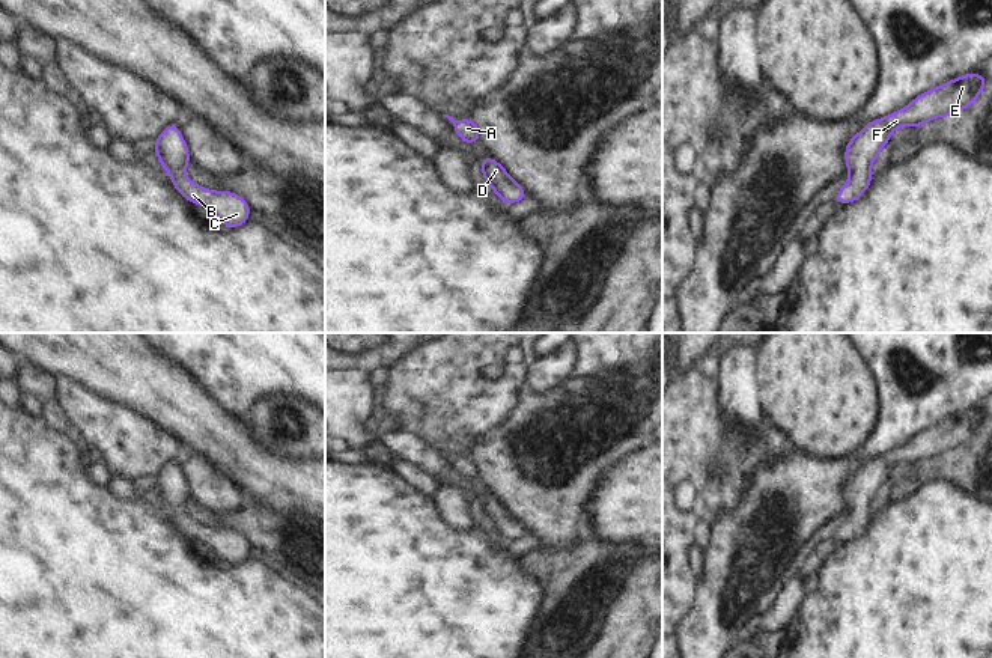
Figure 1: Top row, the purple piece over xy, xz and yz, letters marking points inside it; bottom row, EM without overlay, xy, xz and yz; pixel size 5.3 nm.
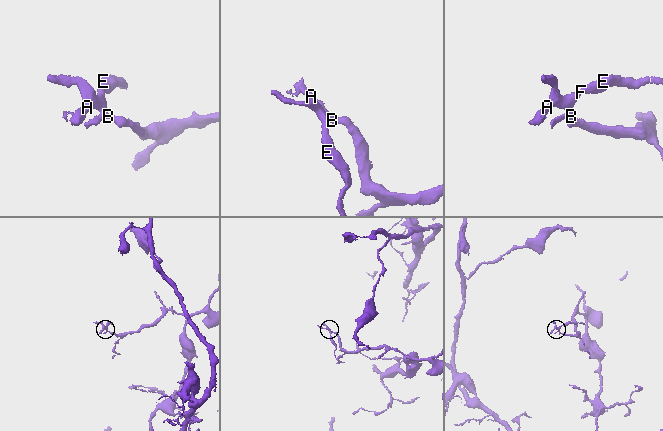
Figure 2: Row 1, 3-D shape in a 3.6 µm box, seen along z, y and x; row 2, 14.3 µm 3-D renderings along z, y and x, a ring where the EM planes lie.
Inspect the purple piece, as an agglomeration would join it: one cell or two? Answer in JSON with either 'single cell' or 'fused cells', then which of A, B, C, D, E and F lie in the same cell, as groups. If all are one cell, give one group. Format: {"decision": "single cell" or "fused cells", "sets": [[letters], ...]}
{"decision": "single cell", "sets": [["A", "B", "C", "D", "E", "F"]]}

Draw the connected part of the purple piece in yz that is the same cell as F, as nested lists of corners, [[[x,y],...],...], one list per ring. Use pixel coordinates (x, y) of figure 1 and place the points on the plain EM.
[[[983,411],[963,413],[927,428],[903,447],[876,459],[866,459],[866,467],[855,471],[846,485],[844,494],[851,515],[837,530],[834,539],[840,542],[855,539],[870,524],[869,504],[897,464],[918,464],[927,461],[930,455],[948,453],[965,446],[977,437],[986,419],[987,416]]]

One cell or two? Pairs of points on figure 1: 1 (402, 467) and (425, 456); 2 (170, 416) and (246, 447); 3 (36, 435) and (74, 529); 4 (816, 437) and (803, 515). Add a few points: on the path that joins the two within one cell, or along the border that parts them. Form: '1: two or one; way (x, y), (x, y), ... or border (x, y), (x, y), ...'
1: two; border (404, 458), (437, 481)
2: one; way (188, 416), (193, 416), (228, 443)
3: one; way (36, 458), (36, 491), (51, 506)
4: two; border (789, 444), (812, 456), (849, 458)

